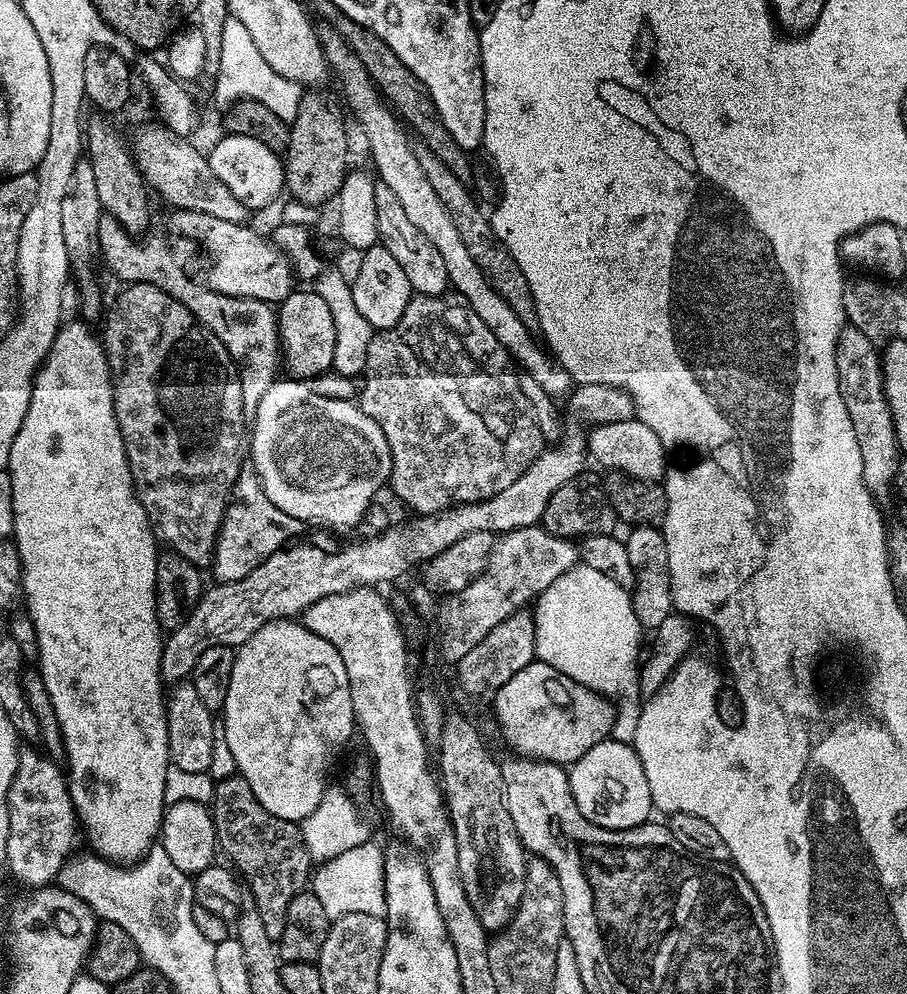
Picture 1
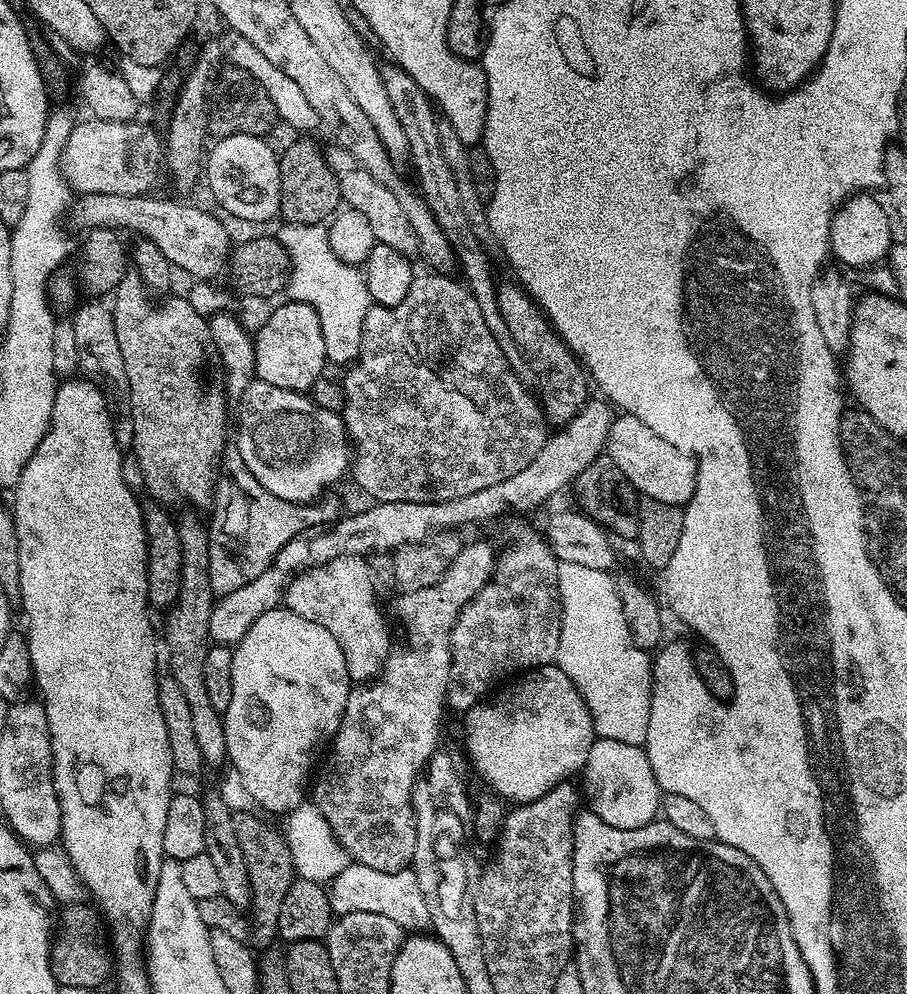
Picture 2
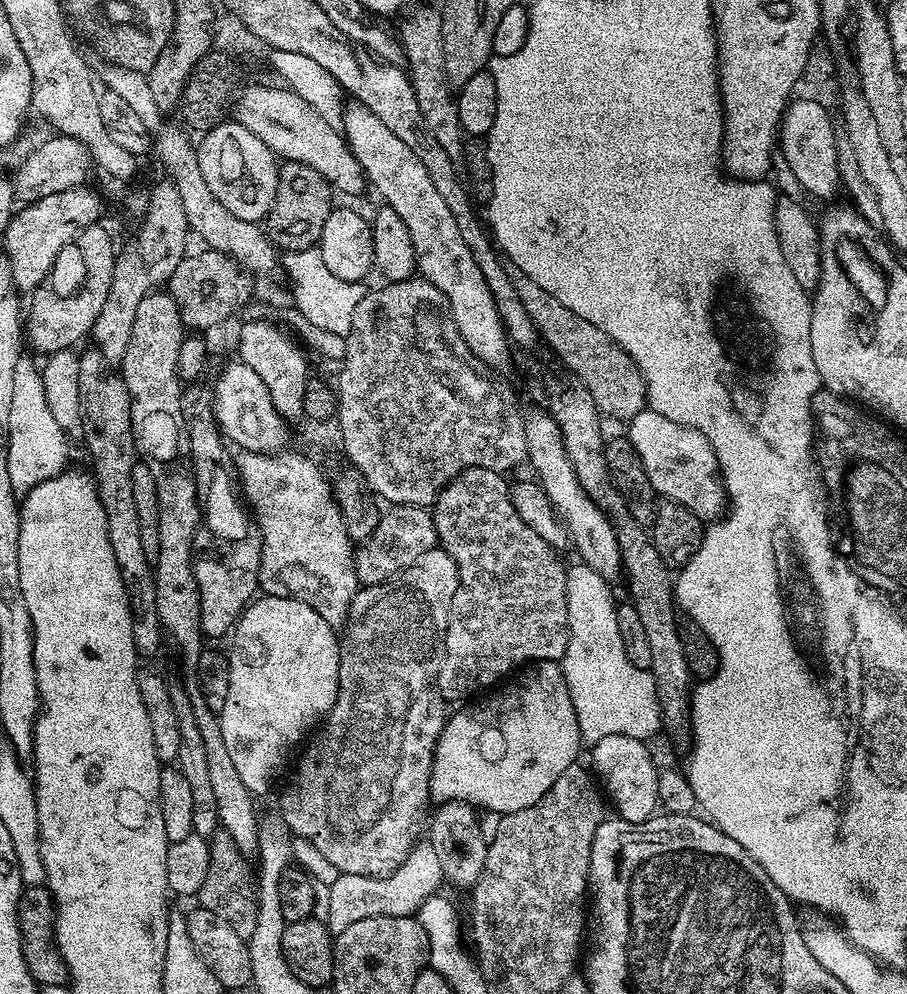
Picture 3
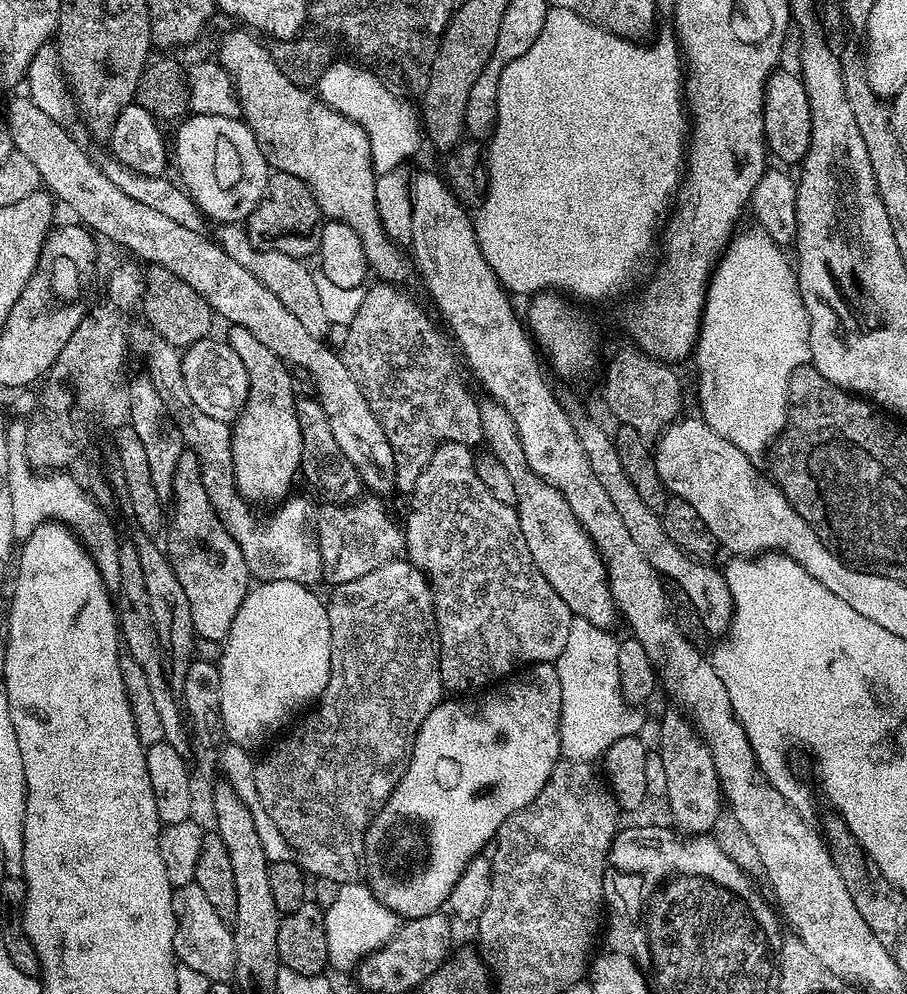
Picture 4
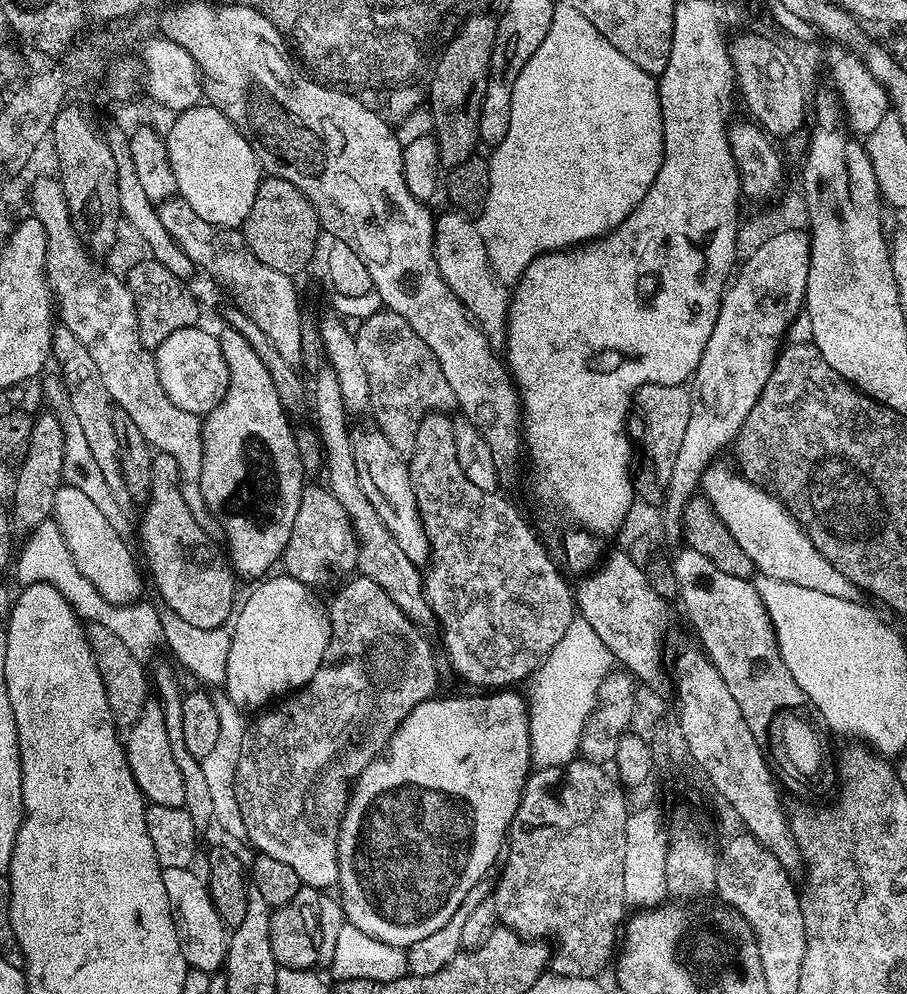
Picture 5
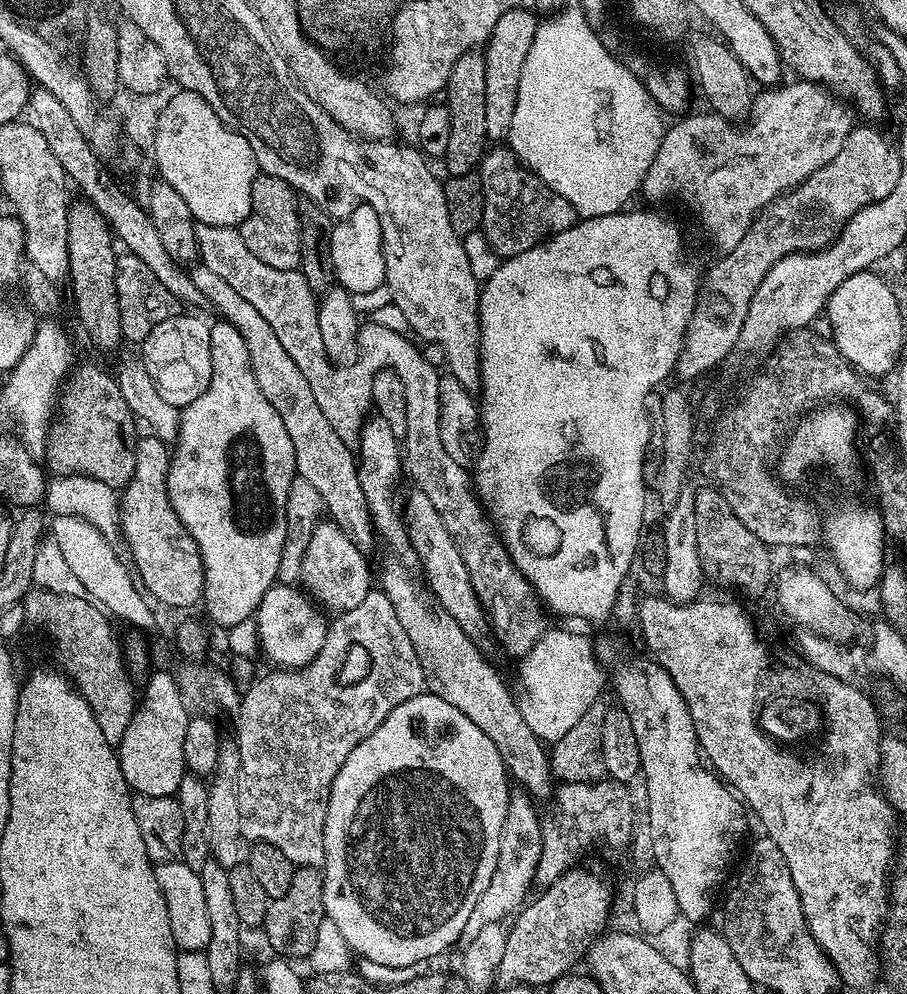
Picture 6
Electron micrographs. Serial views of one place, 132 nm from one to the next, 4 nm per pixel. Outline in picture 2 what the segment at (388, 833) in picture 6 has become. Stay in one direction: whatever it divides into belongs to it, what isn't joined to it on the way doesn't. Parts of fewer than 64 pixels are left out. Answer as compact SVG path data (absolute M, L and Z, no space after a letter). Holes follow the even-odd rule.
M555 663L523 673L504 690L497 700L485 699L475 704L463 717L464 744L468 747L468 756L477 774L489 784L485 785L495 795L513 805L528 804L542 798L554 786L571 781L572 775L583 769L586 758L590 758L590 750L598 737L582 694L578 694L574 682L570 682L570 678L566 678L564 671Z

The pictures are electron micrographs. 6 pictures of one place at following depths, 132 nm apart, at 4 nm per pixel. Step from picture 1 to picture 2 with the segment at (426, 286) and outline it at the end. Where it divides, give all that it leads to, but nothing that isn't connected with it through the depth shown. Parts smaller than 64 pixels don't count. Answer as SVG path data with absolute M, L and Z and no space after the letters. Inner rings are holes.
M335 146L329 148L326 152L328 165L338 178L341 201L347 207L358 210L358 214L366 214L366 222L370 222L370 230L374 230L374 238L378 244L390 246L409 258L419 257L418 238L410 226L410 218L406 218L406 210L402 210L402 202L398 202L396 193L387 184L374 178L374 174L370 174L370 170L362 162L358 162L354 154L350 154L350 150Z

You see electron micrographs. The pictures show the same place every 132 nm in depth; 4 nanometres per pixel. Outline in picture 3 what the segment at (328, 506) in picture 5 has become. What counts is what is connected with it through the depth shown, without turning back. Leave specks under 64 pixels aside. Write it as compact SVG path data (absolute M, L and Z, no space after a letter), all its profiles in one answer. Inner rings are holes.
M409 504L389 507L381 515L371 539L355 549L356 576L364 586L389 583L399 577L401 572L414 566L422 554L437 547L437 544L436 527L428 508L415 508Z

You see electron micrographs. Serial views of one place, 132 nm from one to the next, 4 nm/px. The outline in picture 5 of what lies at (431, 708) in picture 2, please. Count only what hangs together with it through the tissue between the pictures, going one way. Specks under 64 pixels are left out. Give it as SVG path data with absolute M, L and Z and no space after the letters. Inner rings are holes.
M356 574L351 577L349 584L344 584L336 592L332 604L328 608L328 617L332 619L332 637L324 651L324 665L310 678L310 682L303 688L291 693L287 698L281 699L275 706L261 711L256 721L247 725L247 732L242 740L241 757L238 760L236 774L236 790L238 807L242 812L242 821L245 823L247 843L252 843L257 853L278 858L278 862L286 862L286 866L294 869L298 874L301 885L306 888L328 890L338 881L338 834L344 811L348 808L350 785L360 777L377 756L387 749L388 739L398 730L398 726L422 702L433 699L436 692L436 656L432 653L432 644L423 636L421 629L412 623L412 619L394 604L394 598L378 586L370 578Z

